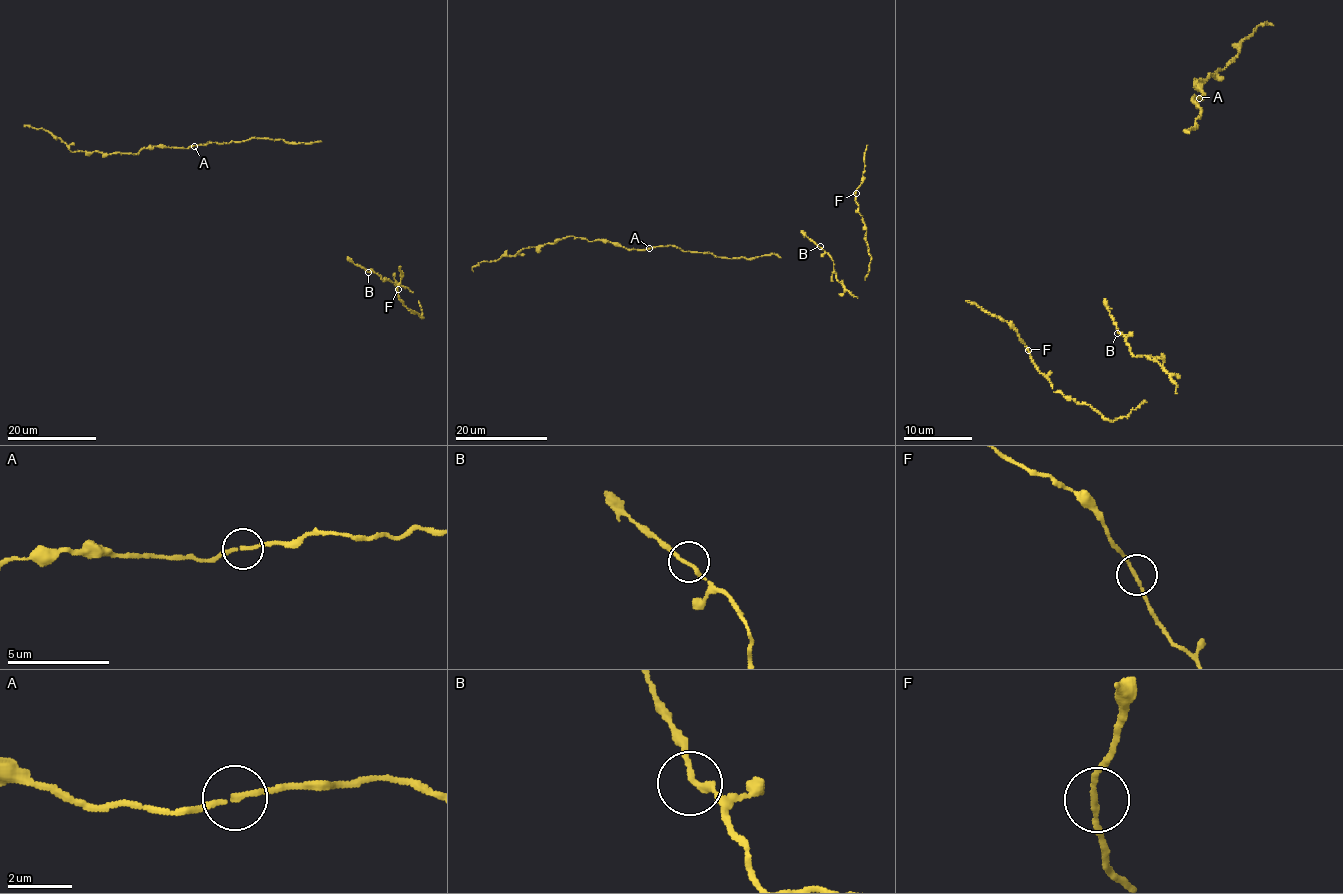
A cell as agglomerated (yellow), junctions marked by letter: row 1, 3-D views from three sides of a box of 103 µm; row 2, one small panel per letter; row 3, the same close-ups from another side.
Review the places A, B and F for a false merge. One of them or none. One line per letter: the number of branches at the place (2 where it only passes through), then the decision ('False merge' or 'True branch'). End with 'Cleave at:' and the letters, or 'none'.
A: Branches: 2. True branch
B: Branches: 2. True branch
F: Branches: 2. True branch
Cleave at: none

